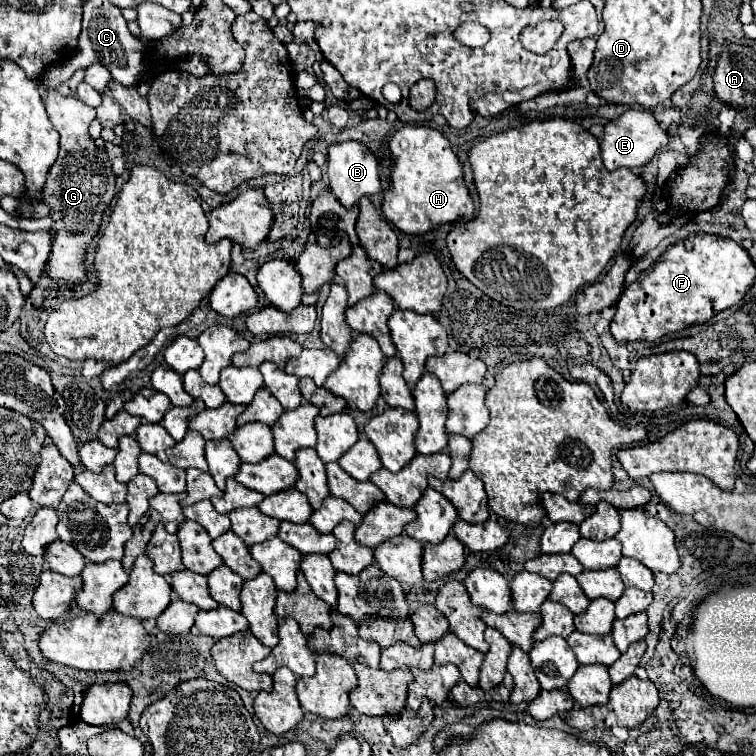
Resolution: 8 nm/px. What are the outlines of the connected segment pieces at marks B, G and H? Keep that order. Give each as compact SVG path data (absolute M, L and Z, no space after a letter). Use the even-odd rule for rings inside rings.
M346 141L346 143L330 145L328 153L326 153L326 159L328 159L326 175L330 179L328 187L334 193L334 197L346 209L350 209L352 205L356 205L360 197L364 197L364 195L370 197L370 195L376 195L376 193L382 191L382 185L380 185L380 179L378 179L378 159L362 143Z
M50 89L42 101L52 125L60 133L60 155L48 173L42 197L42 201L52 209L52 231L56 231L46 269L56 283L82 283L86 281L86 245L98 233L102 215L114 199L116 175L112 173L106 151L98 151L94 141L88 137L88 127L96 119L96 109L84 105L74 95L64 97L56 89Z
M402 127L388 139L392 155L390 187L384 193L382 213L402 233L420 235L438 225L468 221L474 217L474 203L464 185L464 173L446 137L430 127Z

